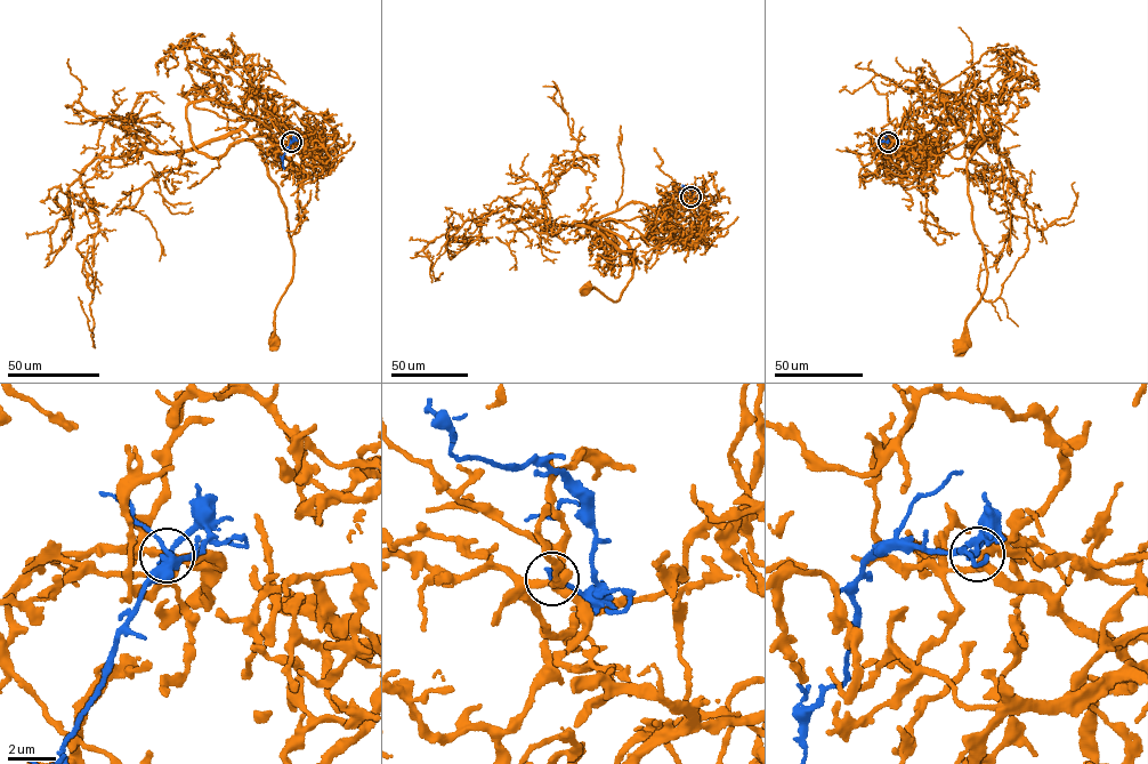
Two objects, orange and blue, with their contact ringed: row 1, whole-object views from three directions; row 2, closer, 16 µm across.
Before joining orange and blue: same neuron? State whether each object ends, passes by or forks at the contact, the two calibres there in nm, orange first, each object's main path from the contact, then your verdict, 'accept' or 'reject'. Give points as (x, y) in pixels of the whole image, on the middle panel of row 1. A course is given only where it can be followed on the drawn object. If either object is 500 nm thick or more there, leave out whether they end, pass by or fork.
orange forks there; blue ends there; 260 nm thick on the orange side, 240 nm on the other; orange runs (690, 196), (665, 220), (635, 201), (591, 218), (635, 250), (633, 268), (615, 302), (587, 288); blue runs (690, 196), (693, 191), (682, 186), (679, 192); reject

